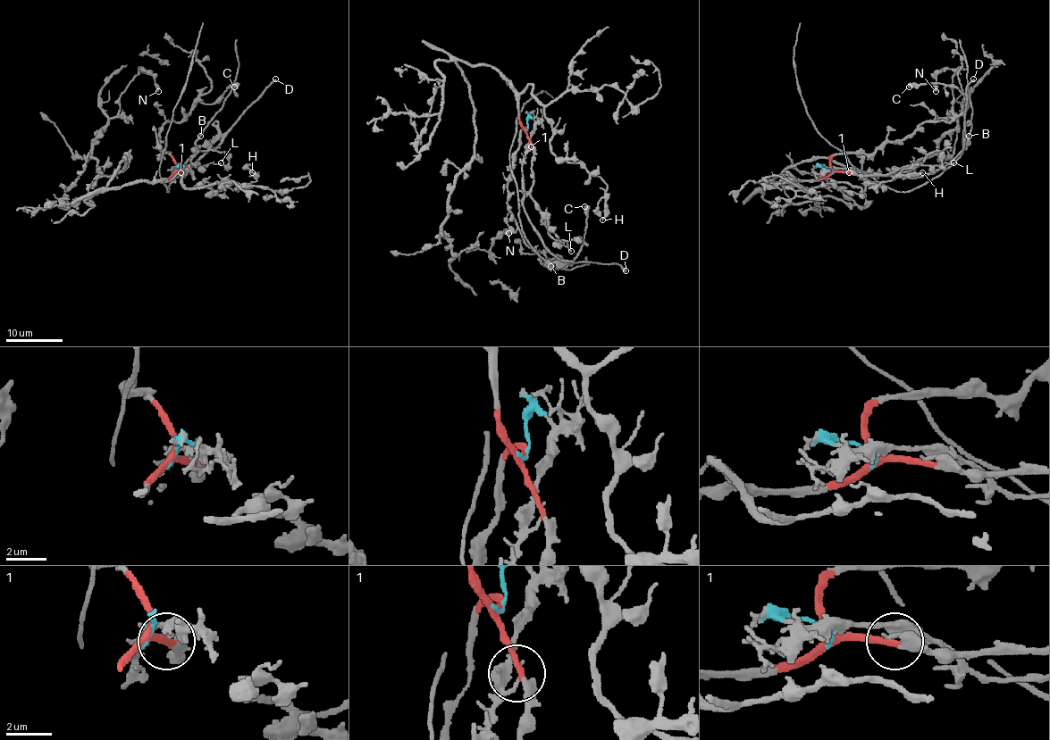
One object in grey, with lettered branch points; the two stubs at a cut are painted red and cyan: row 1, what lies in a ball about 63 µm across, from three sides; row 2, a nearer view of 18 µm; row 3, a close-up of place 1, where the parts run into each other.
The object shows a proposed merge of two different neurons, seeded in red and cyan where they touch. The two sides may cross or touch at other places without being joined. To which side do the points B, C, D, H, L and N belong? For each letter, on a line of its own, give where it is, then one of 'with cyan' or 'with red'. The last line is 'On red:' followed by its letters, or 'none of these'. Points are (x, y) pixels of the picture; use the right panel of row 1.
B: at (969, 136); with cyan
C: at (909, 87); with red
D: at (973, 78); with cyan
H: at (922, 172); with red
L: at (953, 162); with red
N: at (936, 91); with red
On red: C, H, L, N

